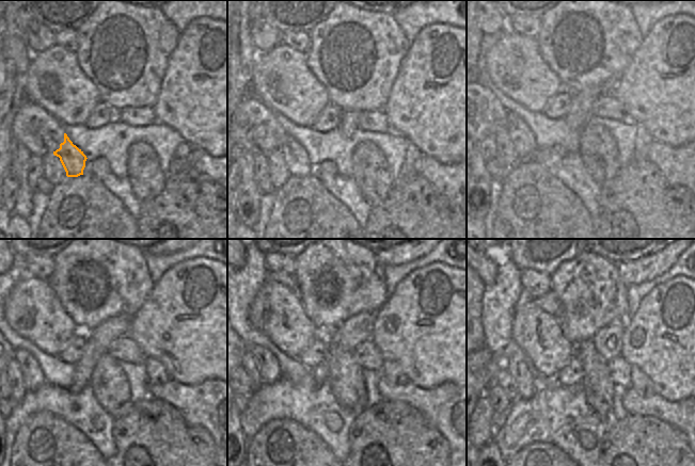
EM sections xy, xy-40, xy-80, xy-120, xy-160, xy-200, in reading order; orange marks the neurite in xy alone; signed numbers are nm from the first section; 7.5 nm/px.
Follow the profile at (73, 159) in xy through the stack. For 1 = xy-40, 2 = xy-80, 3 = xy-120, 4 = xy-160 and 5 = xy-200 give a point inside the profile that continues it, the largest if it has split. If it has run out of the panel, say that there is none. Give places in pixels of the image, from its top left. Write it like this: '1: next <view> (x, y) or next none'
1: next xy-40 (298, 150)
2: next xy-80 (519, 141)
3: next xy-120 (33, 375)
4: next xy-160 (269, 369)
5: next xy-200 (505, 358)

